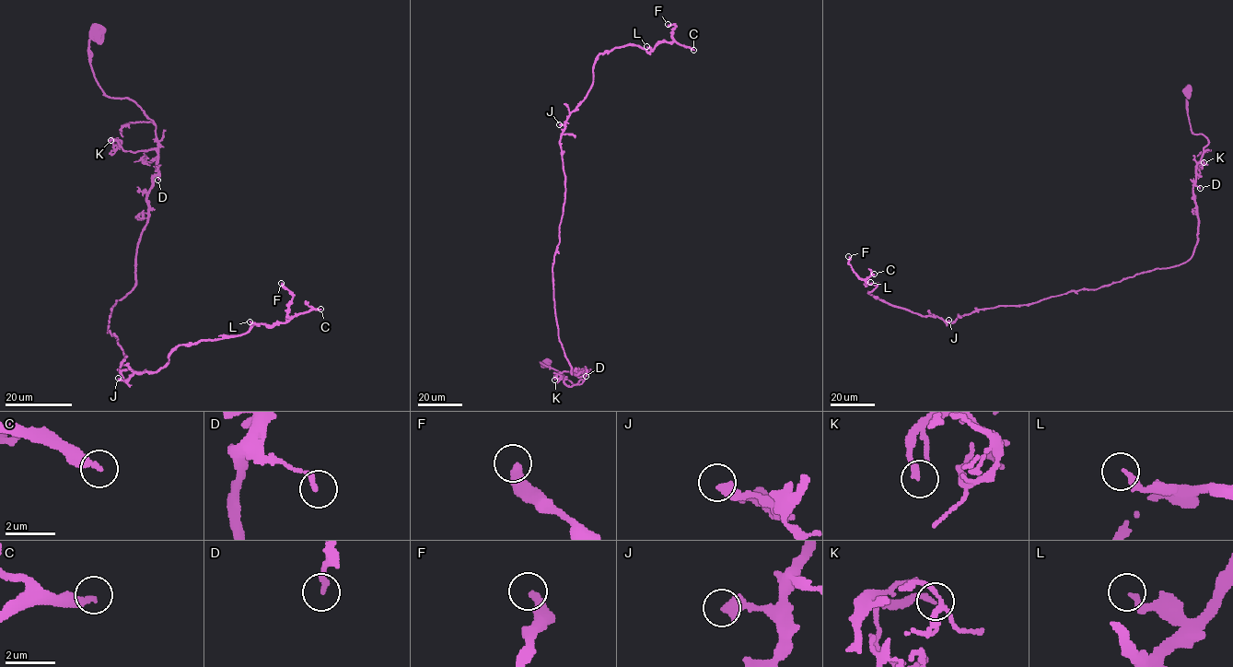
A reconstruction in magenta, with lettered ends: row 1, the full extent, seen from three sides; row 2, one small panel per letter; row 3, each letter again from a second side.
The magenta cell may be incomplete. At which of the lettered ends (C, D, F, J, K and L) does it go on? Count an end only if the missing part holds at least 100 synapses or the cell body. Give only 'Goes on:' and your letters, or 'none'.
Goes on: C

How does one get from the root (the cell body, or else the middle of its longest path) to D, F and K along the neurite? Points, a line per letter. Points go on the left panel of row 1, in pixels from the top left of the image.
D: (95, 31), (89, 42), (93, 76), (107, 96), (133, 99), (154, 122), (157, 180)
F: (95, 31), (98, 85), (157, 142), (136, 284), (108, 326), (122, 378), (285, 322), (281, 283)
K: (95, 31), (89, 61), (98, 85), (140, 107), (156, 126), (157, 146), (132, 152), (110, 140)

